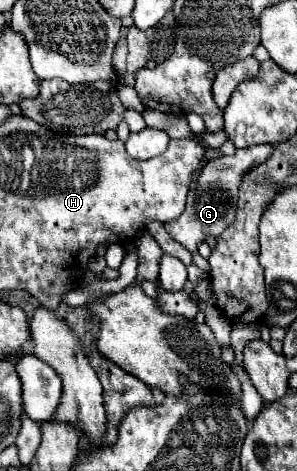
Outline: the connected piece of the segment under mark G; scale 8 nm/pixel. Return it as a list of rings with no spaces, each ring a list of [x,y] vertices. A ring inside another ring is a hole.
[[[251,145],[249,149],[237,149],[231,157],[217,157],[207,161],[207,165],[201,171],[197,191],[187,195],[187,207],[179,215],[179,219],[165,223],[167,233],[179,241],[189,251],[197,251],[197,245],[205,241],[205,235],[221,235],[235,219],[235,203],[237,203],[237,189],[241,185],[241,177],[251,171],[255,165],[261,165],[267,161],[267,157],[273,153],[275,145]]]

